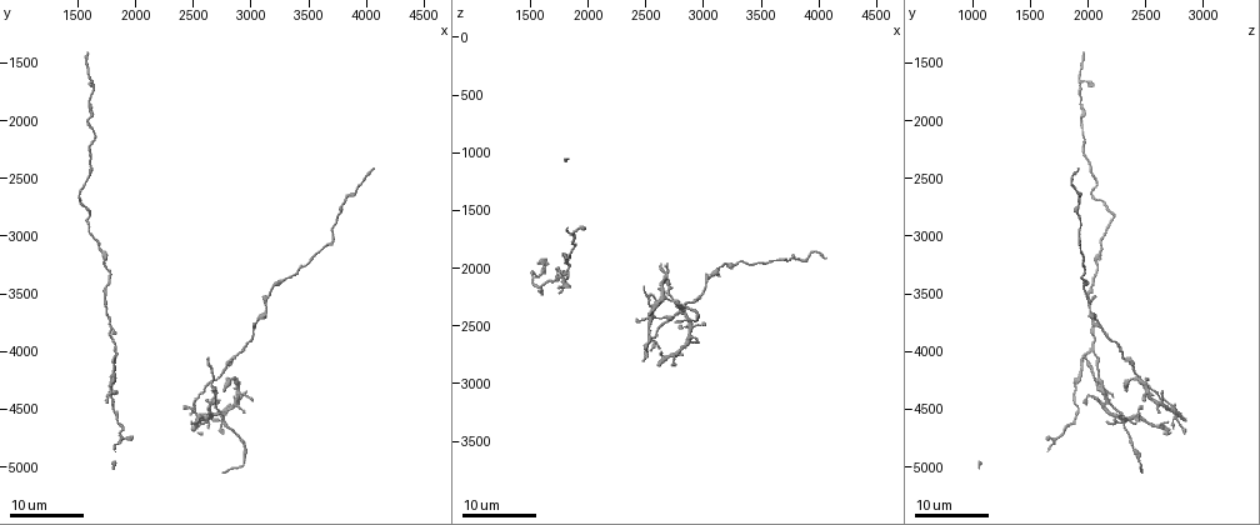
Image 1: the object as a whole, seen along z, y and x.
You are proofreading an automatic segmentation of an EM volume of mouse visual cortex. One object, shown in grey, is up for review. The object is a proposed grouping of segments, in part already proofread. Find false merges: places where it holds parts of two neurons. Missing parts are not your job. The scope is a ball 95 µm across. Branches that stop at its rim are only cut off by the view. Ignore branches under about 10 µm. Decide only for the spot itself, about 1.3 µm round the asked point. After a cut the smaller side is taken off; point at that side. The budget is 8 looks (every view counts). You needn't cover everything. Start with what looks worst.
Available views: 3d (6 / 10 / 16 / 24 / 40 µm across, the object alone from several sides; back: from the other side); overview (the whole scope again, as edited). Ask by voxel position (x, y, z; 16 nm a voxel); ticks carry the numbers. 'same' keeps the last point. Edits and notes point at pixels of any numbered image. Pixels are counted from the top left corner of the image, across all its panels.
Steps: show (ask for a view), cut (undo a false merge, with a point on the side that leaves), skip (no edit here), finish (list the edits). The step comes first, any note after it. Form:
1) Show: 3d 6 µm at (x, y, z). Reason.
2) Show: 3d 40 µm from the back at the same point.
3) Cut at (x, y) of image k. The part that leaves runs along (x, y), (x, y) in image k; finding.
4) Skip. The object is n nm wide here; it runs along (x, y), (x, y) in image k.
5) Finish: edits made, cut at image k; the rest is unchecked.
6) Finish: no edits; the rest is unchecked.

Show: 3d 24 µm at (1820, 3960, 2040). Two arms in line, one across.

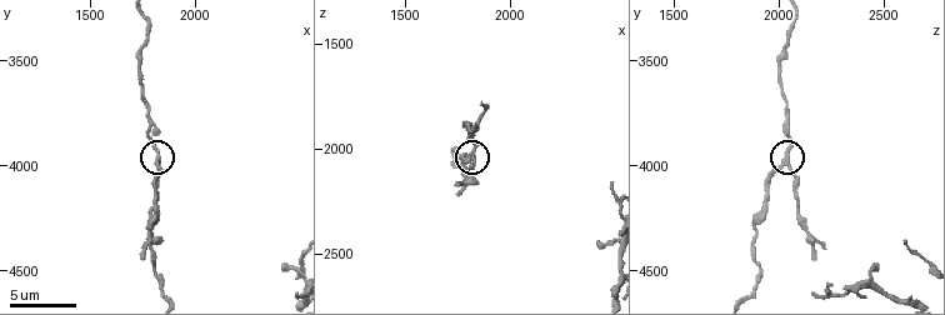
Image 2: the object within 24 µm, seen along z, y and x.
Show: 3d 10 µm at (1830, 3980, 2030).

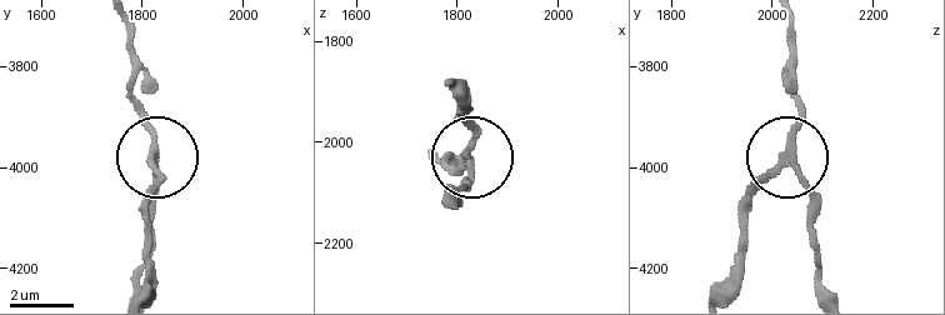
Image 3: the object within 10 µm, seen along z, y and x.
Cut at (473, 120) of image 3. The object is 200 nm wide here; a second neuron is stuck on.

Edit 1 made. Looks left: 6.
Show: 3d 24 µm at (2900, 4280, 2500). Three-way junction.

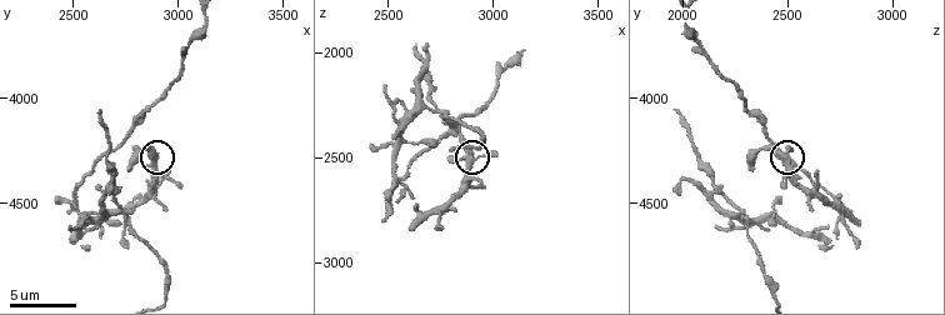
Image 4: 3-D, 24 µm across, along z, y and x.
Show: 3d 6 µm at (2880, 4290, 2510).

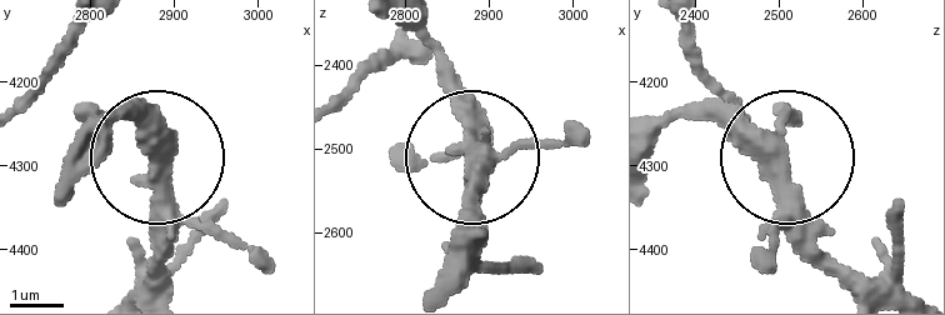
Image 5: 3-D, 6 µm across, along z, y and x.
Show: 3d 6 µm from the back at (2880, 4300, 2500).

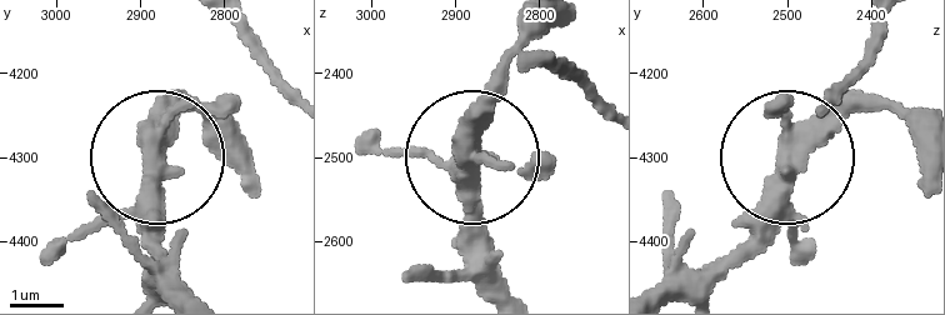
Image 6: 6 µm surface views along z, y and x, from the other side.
Skip. 3 arms meet here; it runs along (191, 293), (160, 248), (165, 126), (290, 100) in image 6; all the same neuron.

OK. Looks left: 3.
Show: 3d 10 µm at (3040, 3780, 2090). Calibre changes.

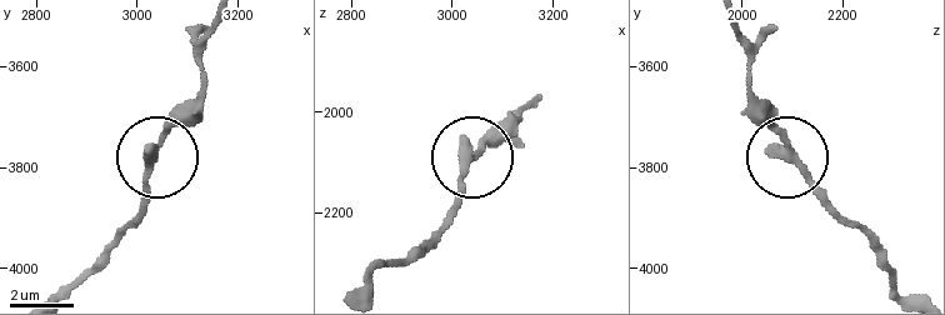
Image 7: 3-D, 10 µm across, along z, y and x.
Skip. It runs along (66, 288), (128, 226), (153, 159), (200, 105) in image 7; all the same neuron.

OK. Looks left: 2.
Show: 3d 16 µm at (3180, 3480, 1980). Calibre changes.

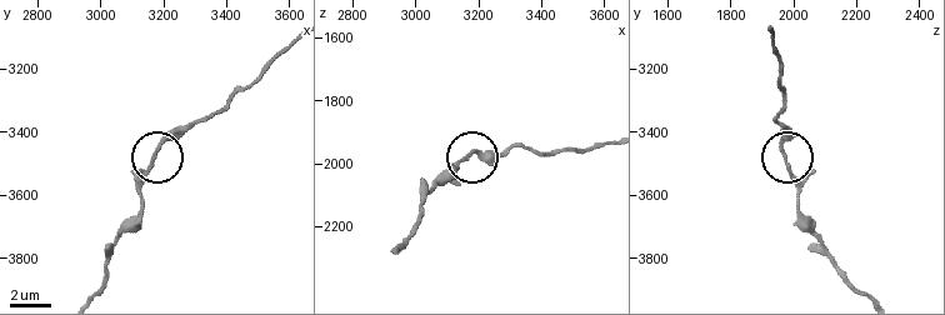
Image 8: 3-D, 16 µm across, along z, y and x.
Show: 3d 10 µm at (3180, 3460, 1960). Zoom in.

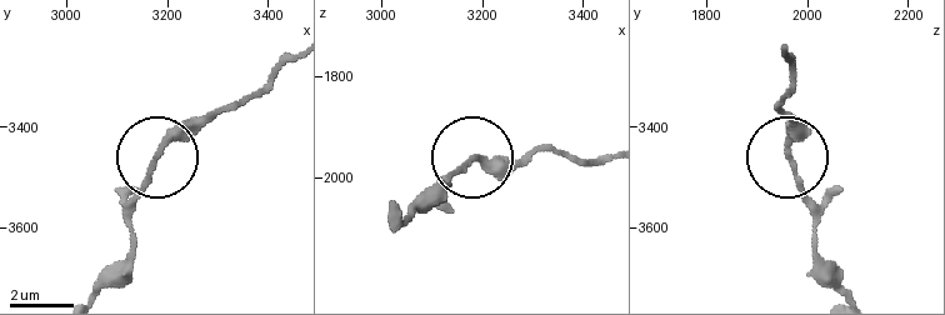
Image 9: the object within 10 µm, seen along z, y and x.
Skip. It runs along (399, 226), (466, 159), (526, 156) in image 9; continuous, no second neuron.

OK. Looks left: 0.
Finish: edits made, cut at image 3; the rest is unchecked.

